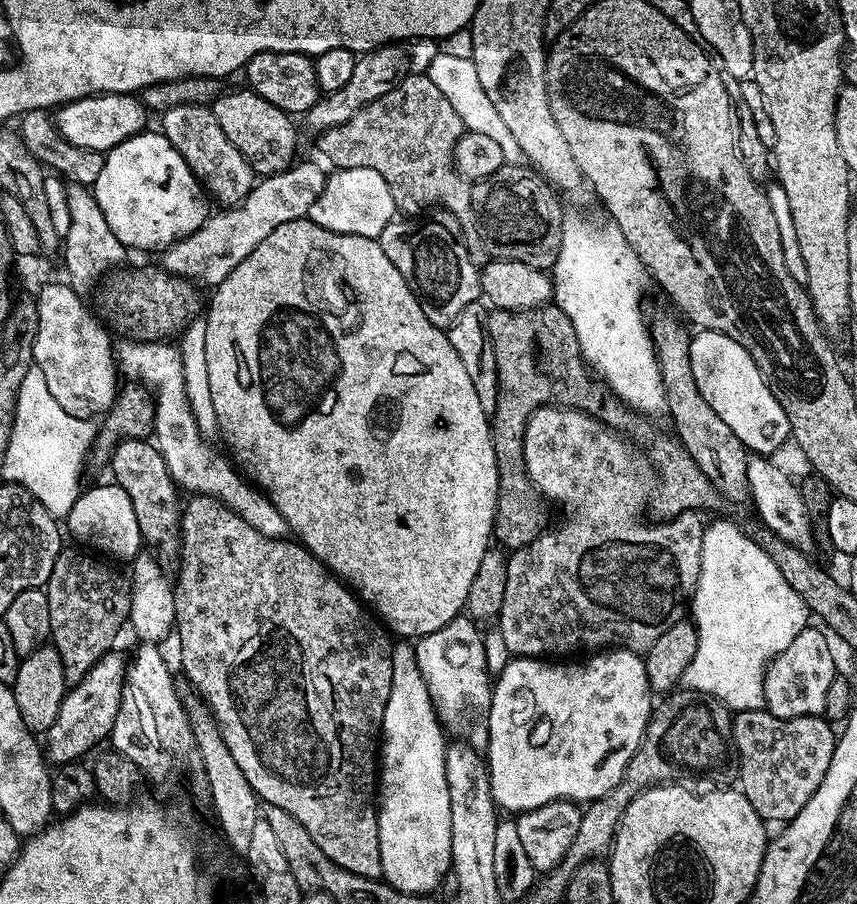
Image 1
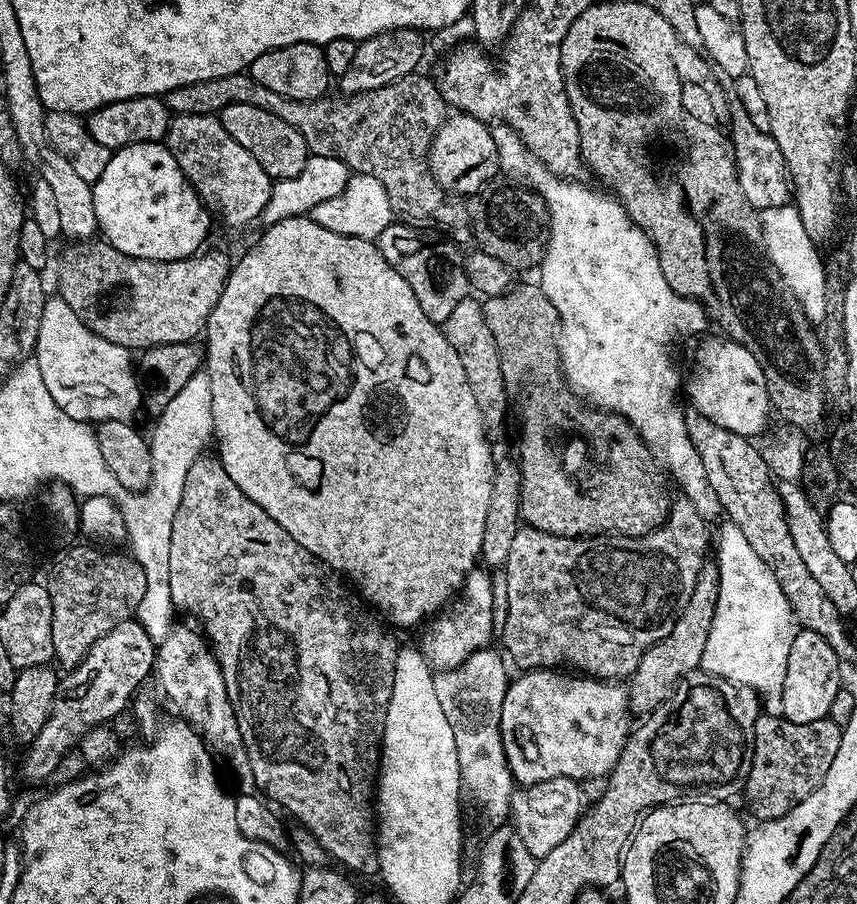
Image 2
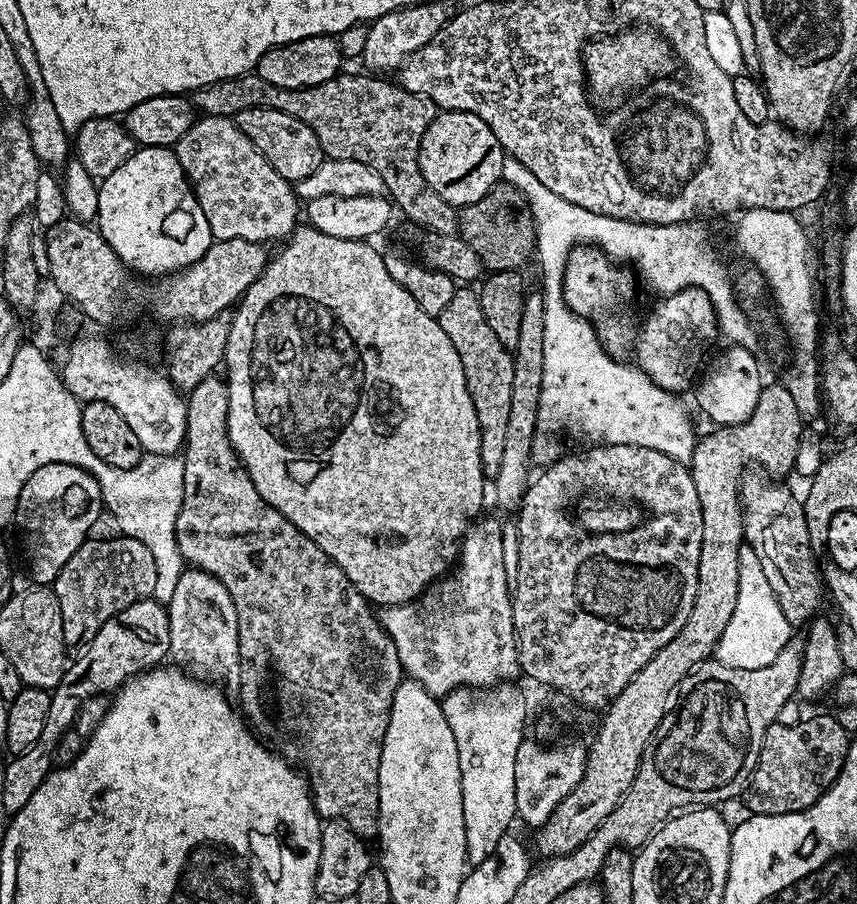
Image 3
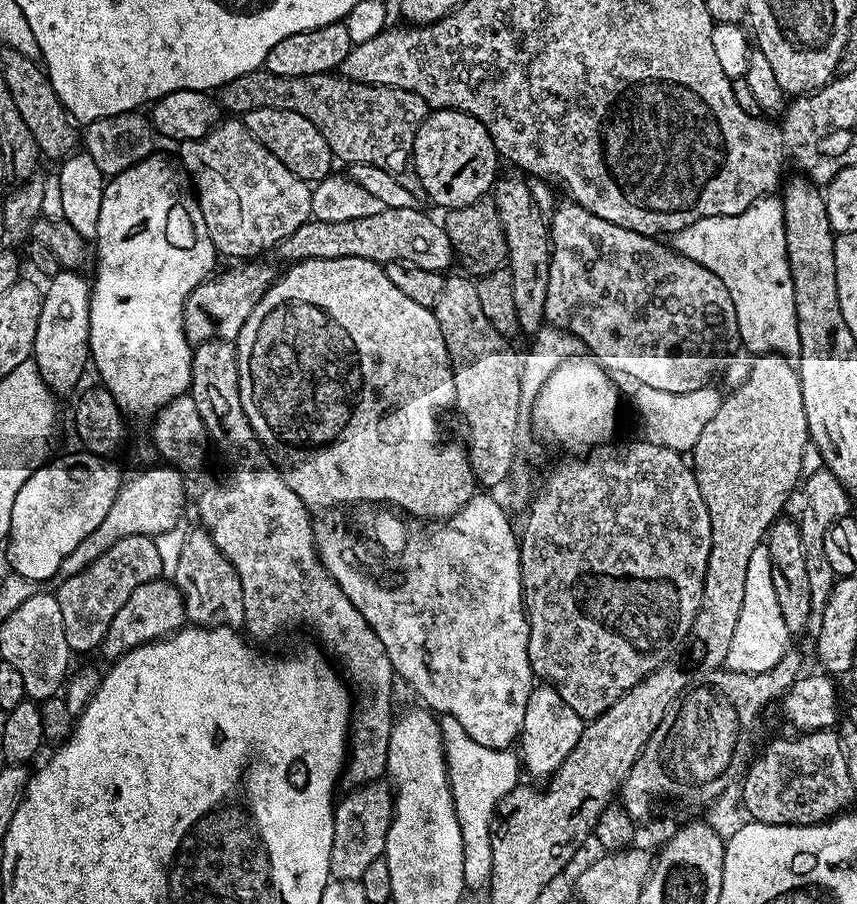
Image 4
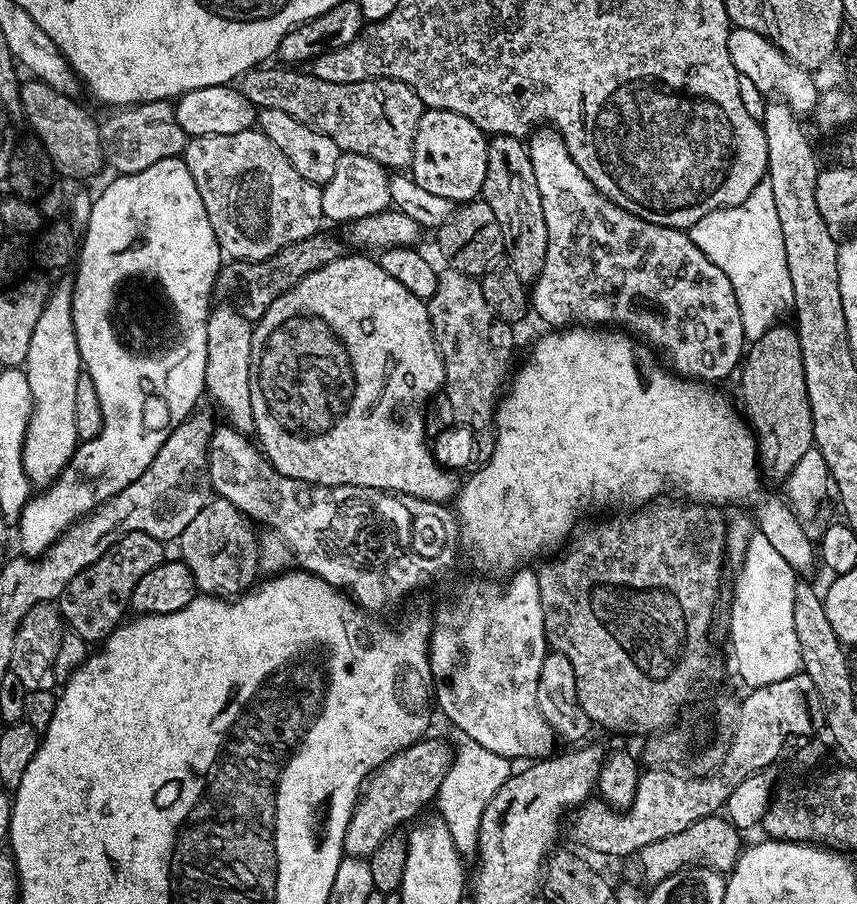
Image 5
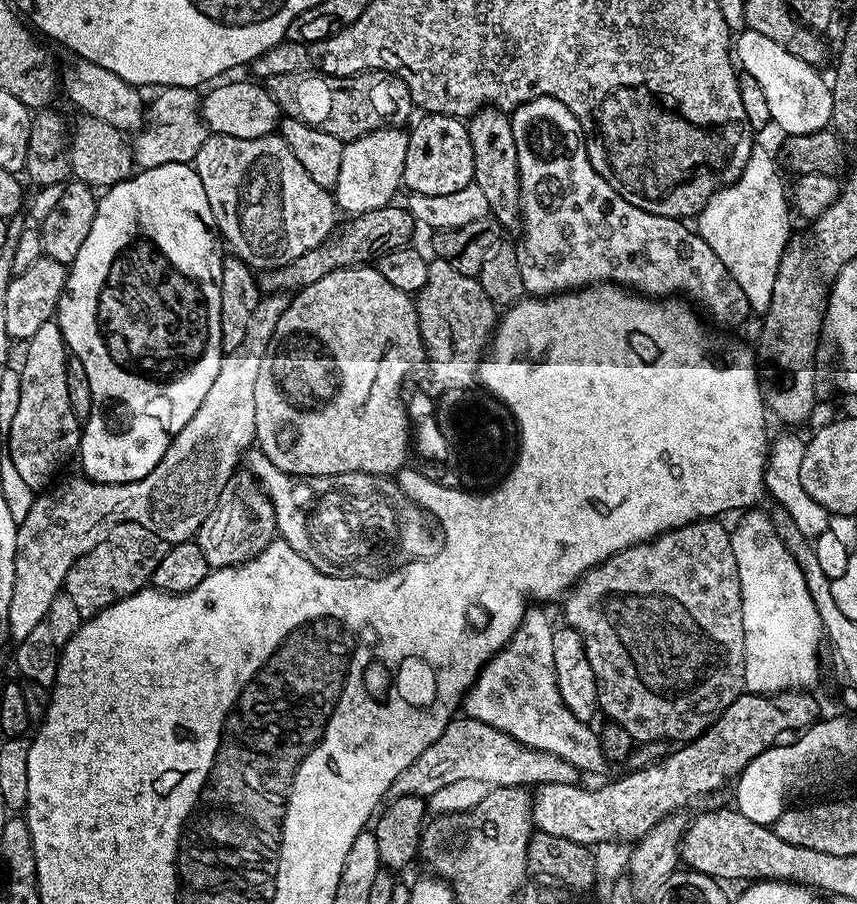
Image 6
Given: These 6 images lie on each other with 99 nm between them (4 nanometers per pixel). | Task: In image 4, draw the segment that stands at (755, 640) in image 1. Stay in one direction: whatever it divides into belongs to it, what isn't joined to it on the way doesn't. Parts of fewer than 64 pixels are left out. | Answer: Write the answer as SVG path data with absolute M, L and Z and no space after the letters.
M761 546L754 550L754 554L750 554L750 567L746 569L746 594L742 597L742 610L738 614L738 627L734 629L734 639L730 642L730 654L726 654L726 667L731 672L765 672L774 666L778 666L780 659L790 650L788 644L788 636L790 637L790 626L782 618L782 606L778 606L778 598L774 592L774 578L772 577L772 559L768 557L767 547Z

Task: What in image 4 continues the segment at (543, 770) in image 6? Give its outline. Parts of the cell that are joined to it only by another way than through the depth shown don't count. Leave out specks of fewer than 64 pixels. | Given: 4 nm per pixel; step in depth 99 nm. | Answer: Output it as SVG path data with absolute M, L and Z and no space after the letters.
M373 782L362 784L351 789L349 796L339 797L335 805L332 821L334 822L334 838L330 850L331 879L359 880L362 870L370 866L370 862L381 859L386 851L386 834L390 830L390 822L394 811L394 792L382 784Z

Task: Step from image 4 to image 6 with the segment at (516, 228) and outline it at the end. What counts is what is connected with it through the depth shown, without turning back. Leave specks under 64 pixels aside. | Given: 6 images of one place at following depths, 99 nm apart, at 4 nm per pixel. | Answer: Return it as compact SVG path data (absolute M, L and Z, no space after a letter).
M495 106L479 108L467 121L470 146L474 149L474 183L486 200L491 215L505 229L521 223L520 171L518 170L518 146L514 146L514 130L511 115Z

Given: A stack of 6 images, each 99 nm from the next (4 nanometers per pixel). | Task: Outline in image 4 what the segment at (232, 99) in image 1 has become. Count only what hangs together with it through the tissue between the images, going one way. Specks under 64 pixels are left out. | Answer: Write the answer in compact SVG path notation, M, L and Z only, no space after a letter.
M250 110L243 113L242 122L246 126L248 133L252 135L286 170L290 170L298 178L309 182L319 182L324 180L332 171L334 157L326 138L310 122L310 118L302 118L302 114L294 114L294 110Z

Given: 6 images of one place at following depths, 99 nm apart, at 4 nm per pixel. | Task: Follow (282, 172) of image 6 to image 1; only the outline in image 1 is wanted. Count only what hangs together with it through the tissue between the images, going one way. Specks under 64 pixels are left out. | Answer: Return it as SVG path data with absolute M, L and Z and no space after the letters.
M202 104L174 106L162 113L159 120L159 131L164 133L170 146L174 146L174 150L186 158L190 170L196 175L196 181L213 201L216 199L220 203L217 205L235 206L247 198L258 177L246 158L234 150L226 134L222 134L222 126L218 126L211 107Z

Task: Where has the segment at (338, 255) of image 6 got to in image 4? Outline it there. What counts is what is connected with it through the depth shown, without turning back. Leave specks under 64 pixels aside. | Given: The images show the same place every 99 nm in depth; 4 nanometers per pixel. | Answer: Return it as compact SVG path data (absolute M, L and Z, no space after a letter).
M244 262L241 268L232 268L229 272L213 275L195 288L184 303L184 332L189 344L195 346L207 340L236 341L242 326L246 326L246 318L250 318L250 310L258 306L262 294L270 290L278 275L277 265L256 264L260 262Z

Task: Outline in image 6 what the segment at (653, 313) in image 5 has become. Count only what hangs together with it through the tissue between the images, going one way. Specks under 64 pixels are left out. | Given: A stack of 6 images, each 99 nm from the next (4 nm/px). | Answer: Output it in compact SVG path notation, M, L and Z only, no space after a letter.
M539 96L511 109L510 115L514 146L518 146L520 214L524 228L524 237L518 240L516 253L524 291L529 297L571 292L587 288L589 284L619 284L653 298L672 298L677 294L693 296L702 307L708 308L707 319L717 320L720 324L740 324L750 316L742 286L734 282L734 274L730 274L722 258L714 254L696 230L688 229L683 219L638 210L638 206L626 202L626 198L622 198L622 194L594 170L578 118L574 118L562 102Z

